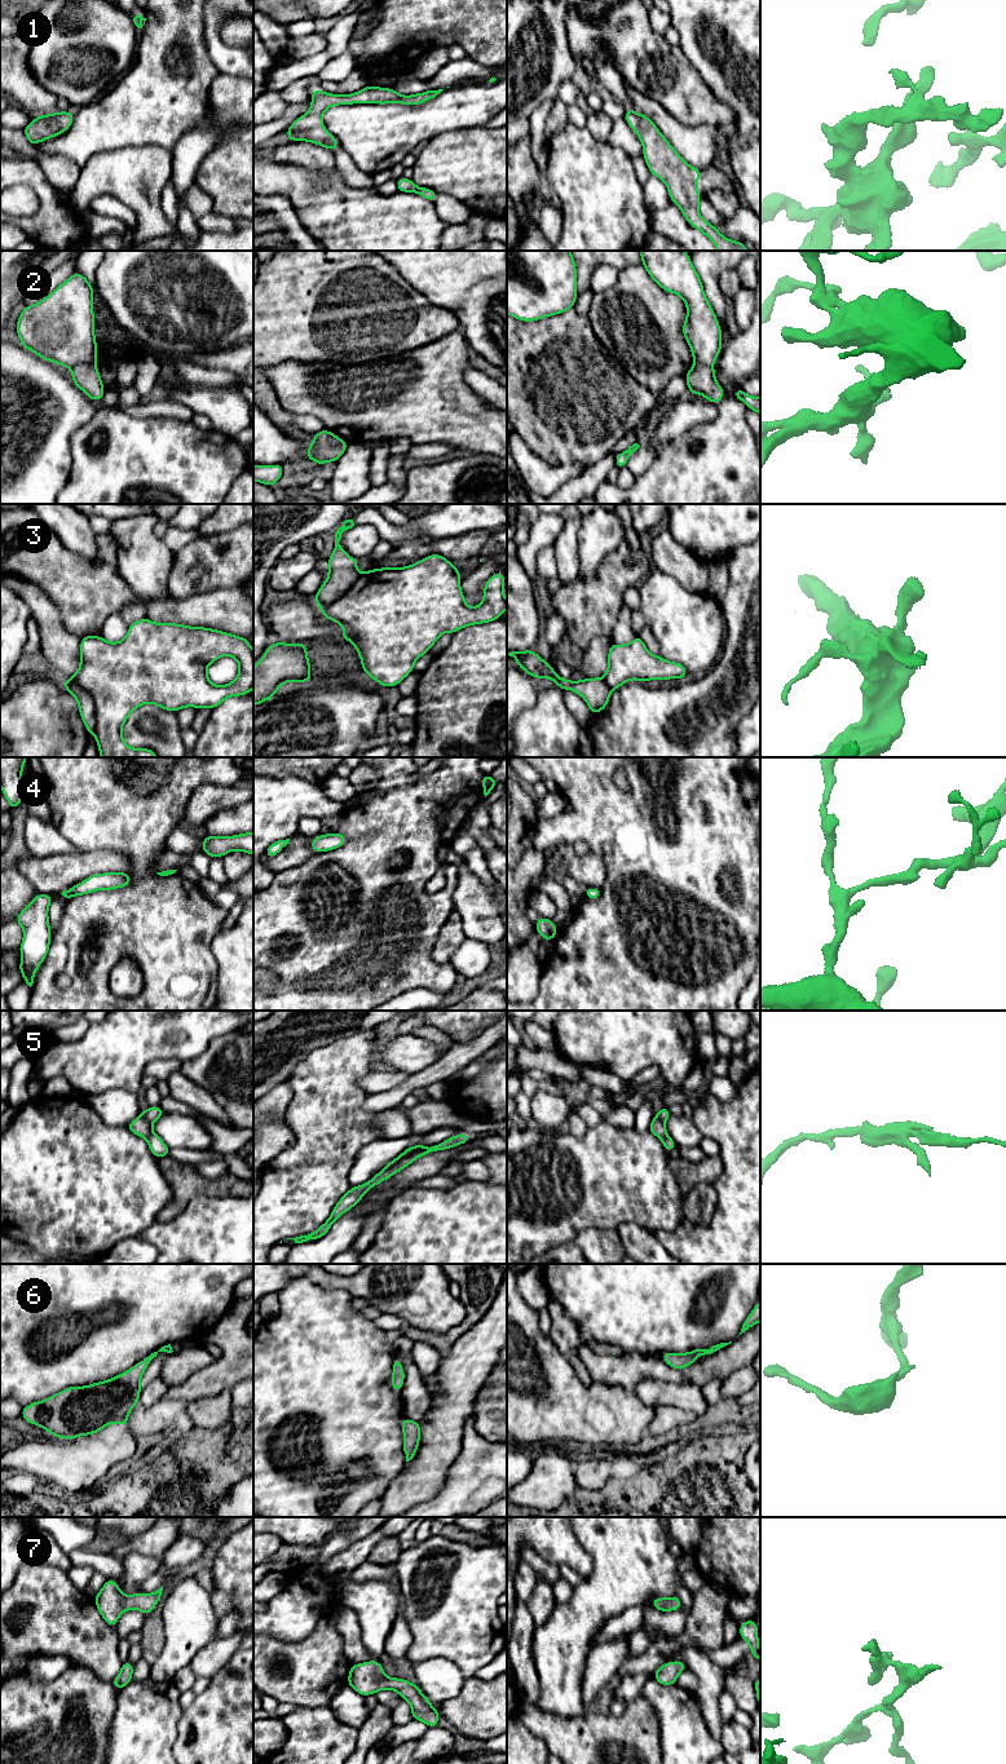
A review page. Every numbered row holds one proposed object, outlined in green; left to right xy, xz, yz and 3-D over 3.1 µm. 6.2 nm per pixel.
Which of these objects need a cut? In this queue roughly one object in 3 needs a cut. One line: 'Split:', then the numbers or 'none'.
Split: 2, 3

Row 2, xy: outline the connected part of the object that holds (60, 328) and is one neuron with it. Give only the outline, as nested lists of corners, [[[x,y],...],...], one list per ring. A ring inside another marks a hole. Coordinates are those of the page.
[[[74,273],[41,301],[26,305],[16,324],[19,344],[67,368],[96,363],[93,293],[88,279]]]

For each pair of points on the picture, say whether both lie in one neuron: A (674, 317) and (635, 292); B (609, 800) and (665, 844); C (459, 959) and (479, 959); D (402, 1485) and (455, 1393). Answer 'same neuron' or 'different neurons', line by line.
A: same neuron
B: same neuron
C: same neuron
D: same neuron

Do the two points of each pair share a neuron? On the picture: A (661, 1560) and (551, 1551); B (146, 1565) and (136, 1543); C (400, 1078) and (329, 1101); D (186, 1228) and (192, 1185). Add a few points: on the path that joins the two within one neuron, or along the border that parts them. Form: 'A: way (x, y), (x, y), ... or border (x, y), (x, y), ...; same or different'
A: border (572, 1530), (592, 1559), (592, 1570), (587, 1577); different
B: border (123, 1557), (140, 1552), (160, 1563); different
C: border (371, 1069), (358, 1079), (358, 1084), (367, 1093); different
D: border (220, 1196), (195, 1196), (177, 1215), (168, 1220); different

